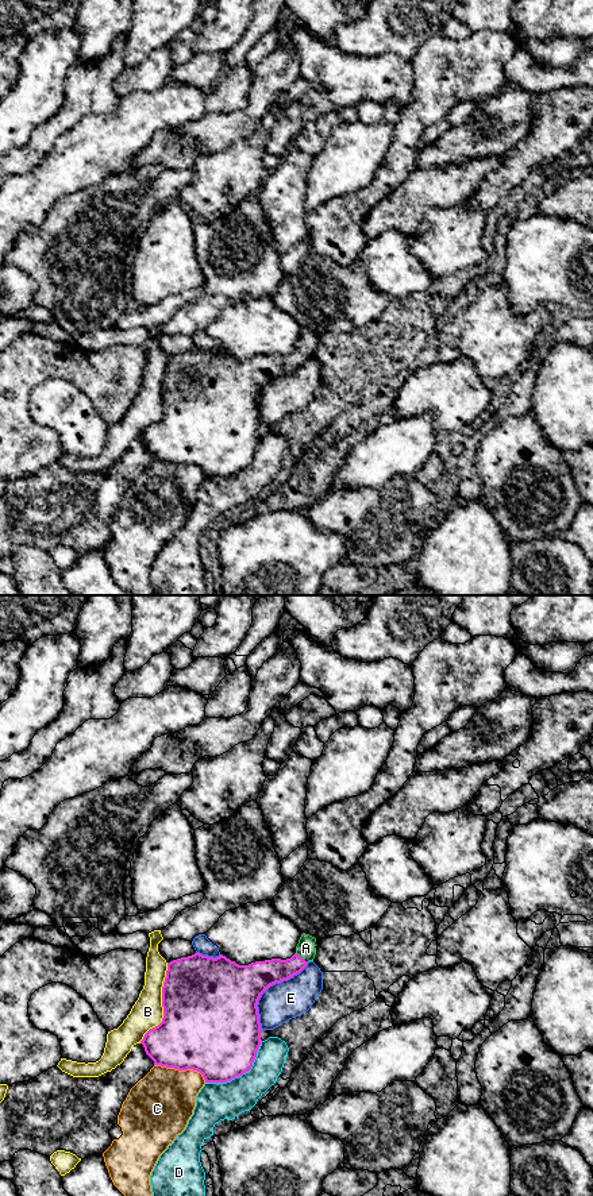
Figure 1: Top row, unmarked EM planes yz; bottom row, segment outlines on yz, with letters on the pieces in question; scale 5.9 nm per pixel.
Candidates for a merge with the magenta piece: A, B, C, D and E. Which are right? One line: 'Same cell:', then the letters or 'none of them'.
Same cell: A

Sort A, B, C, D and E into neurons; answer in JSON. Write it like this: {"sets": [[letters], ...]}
{"sets": [["A"], ["B"], ["C"], ["D"], ["E"]]}

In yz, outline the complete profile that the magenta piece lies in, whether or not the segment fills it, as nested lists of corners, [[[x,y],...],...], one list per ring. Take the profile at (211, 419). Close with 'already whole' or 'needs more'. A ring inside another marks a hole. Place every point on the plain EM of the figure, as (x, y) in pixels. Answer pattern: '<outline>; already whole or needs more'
[[[303,328],[290,354],[272,354],[249,360],[239,360],[223,350],[213,354],[197,347],[167,358],[162,382],[163,413],[140,436],[146,450],[154,460],[197,466],[205,478],[227,478],[249,467],[262,437],[257,402],[261,390],[313,356],[315,337],[315,332]]]; needs more

